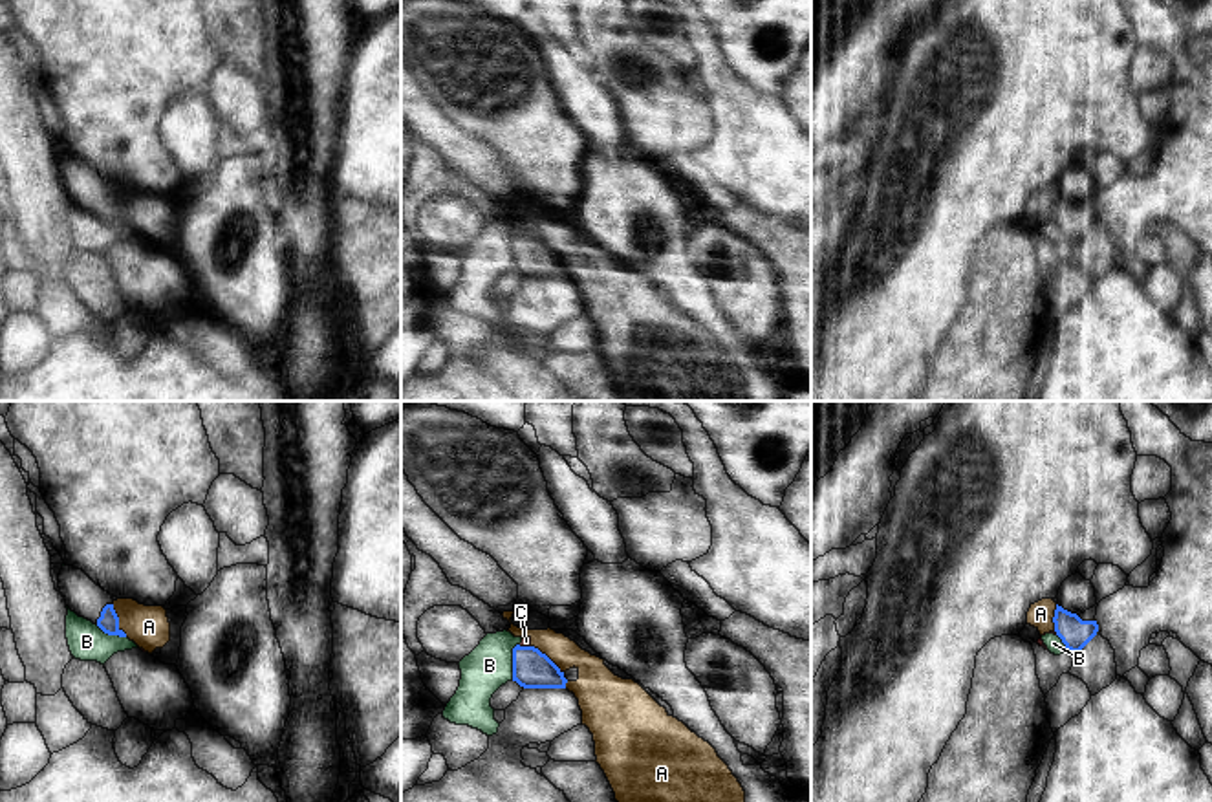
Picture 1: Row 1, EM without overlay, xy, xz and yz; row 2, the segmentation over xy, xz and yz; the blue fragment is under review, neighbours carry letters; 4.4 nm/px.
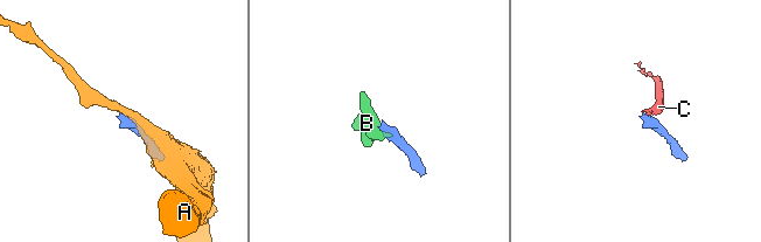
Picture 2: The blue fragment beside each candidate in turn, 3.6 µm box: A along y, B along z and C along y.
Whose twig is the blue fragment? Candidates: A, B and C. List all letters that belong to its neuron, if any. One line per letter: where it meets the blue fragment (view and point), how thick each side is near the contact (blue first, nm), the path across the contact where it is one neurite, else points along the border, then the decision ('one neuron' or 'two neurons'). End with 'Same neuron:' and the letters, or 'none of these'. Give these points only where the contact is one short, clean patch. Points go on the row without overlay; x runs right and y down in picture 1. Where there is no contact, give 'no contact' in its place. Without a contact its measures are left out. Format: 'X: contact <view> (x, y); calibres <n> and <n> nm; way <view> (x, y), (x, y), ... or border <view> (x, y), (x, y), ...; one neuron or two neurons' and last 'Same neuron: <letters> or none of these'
A: contact xy (118, 211); calibres 90 and 180 nm; two neurons
B: contact xz (513, 251); calibres 170 and 200 nm; border xz (519, 233), (513, 238), (511, 268); two neurons
C: contact xz (524, 237); calibres 170 and 50 nm; border xz (519, 235), (530, 237); two neurons
Same neuron: none of these

